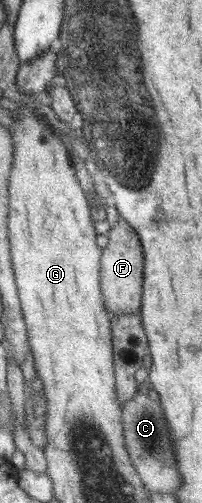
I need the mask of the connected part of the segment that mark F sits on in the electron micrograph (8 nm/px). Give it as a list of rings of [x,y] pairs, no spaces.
[[[119,217],[116,226],[107,233],[109,238],[102,250],[100,284],[103,303],[111,316],[138,313],[141,309],[144,282],[144,250],[135,230]]]

